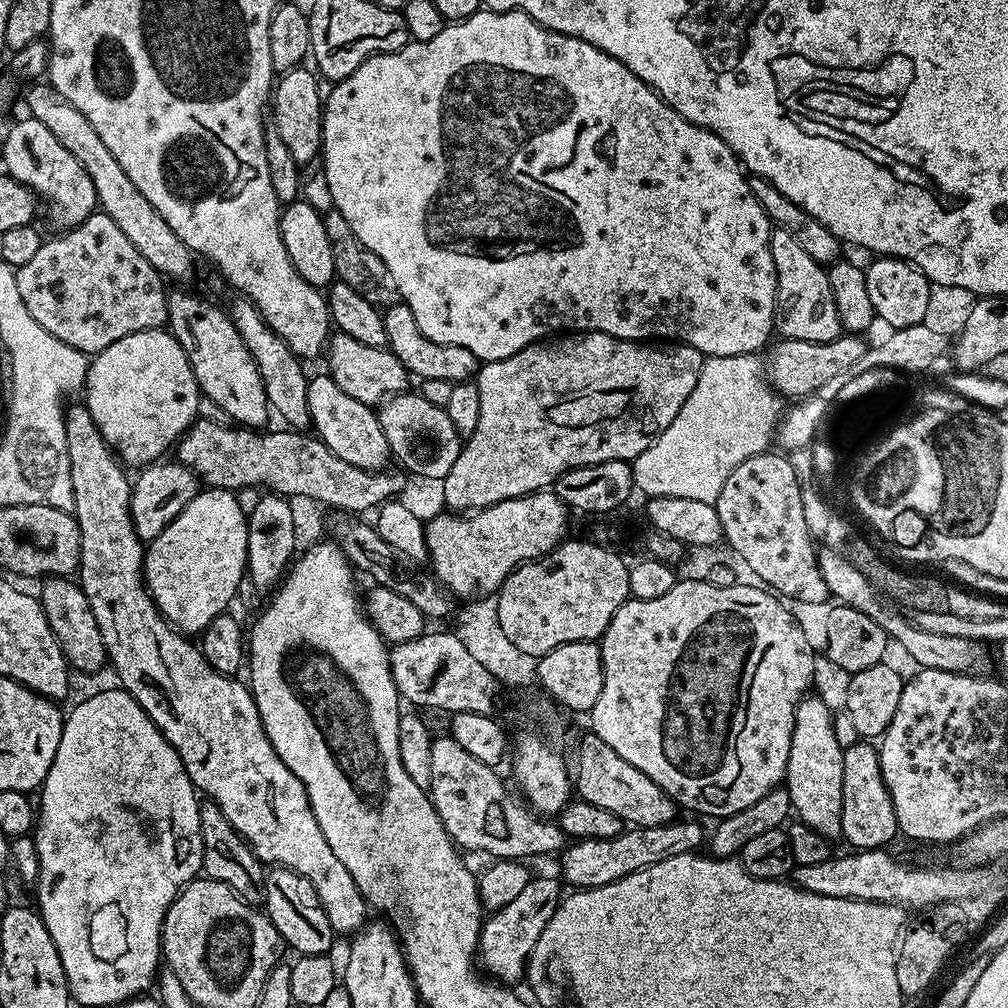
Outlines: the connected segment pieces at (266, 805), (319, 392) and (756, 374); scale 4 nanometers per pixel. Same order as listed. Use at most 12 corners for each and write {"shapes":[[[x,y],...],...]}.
{"shapes":[[[64,413],[78,583],[110,668],[260,863],[366,923],[247,683],[144,582],[132,484]],[[331,375],[308,381],[315,435],[342,462],[387,469],[379,415]],[[759,355],[707,357],[631,461],[645,497],[715,504],[769,451],[782,397]]]}

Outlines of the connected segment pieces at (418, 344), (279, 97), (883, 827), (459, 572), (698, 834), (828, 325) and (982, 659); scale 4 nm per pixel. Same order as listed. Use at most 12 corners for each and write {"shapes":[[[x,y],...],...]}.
{"shapes":[[[410,306],[383,309],[387,349],[421,381],[471,380],[482,361],[466,346],[430,342]],[[311,67],[283,73],[270,120],[294,162],[324,143],[324,101]],[[844,749],[843,839],[884,850],[897,839],[880,753]],[[531,492],[424,526],[453,597],[495,594],[564,543],[570,509]],[[699,819],[569,843],[563,883],[597,888],[699,853]],[[772,230],[775,331],[785,340],[841,336],[827,267]],[[821,547],[829,595],[874,618],[921,668],[993,671],[985,641],[929,634],[841,551]]]}

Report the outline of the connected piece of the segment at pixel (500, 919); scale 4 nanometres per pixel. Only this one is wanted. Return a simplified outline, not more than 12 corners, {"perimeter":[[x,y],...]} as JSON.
{"perimeter":[[533,875],[481,923],[478,960],[516,986],[560,906],[557,877]]}

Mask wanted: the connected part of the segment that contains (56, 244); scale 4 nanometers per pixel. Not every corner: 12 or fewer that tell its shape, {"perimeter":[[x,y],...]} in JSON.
{"perimeter":[[99,210],[16,269],[95,354],[168,323],[165,277]]}

